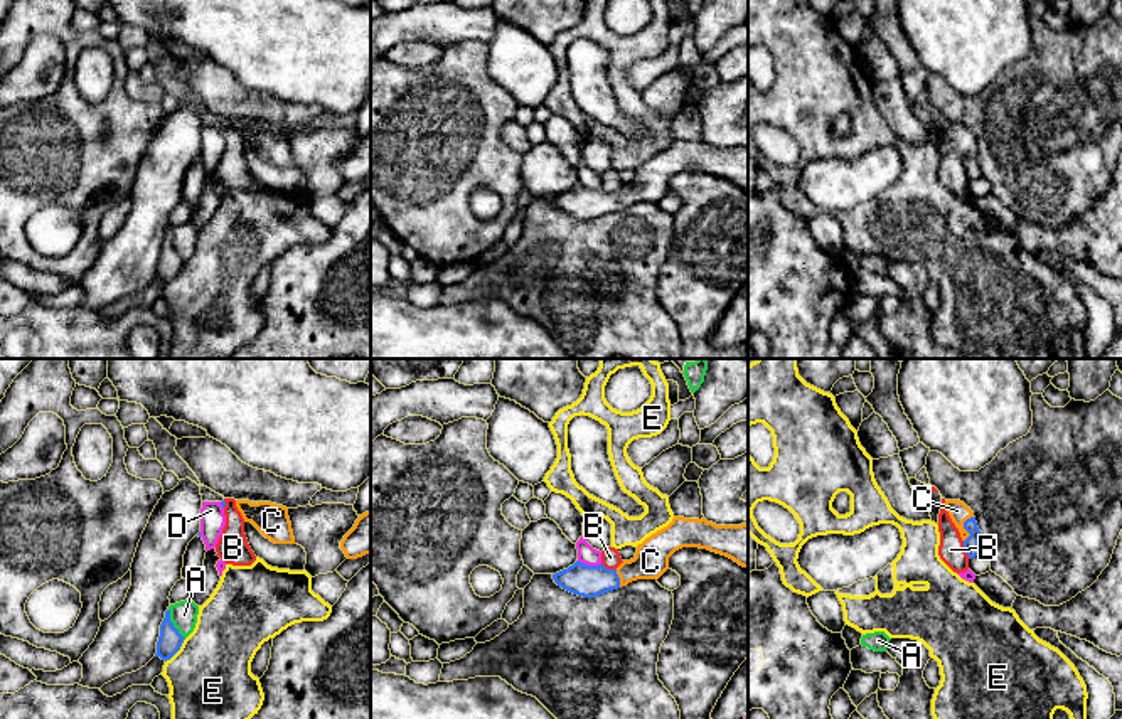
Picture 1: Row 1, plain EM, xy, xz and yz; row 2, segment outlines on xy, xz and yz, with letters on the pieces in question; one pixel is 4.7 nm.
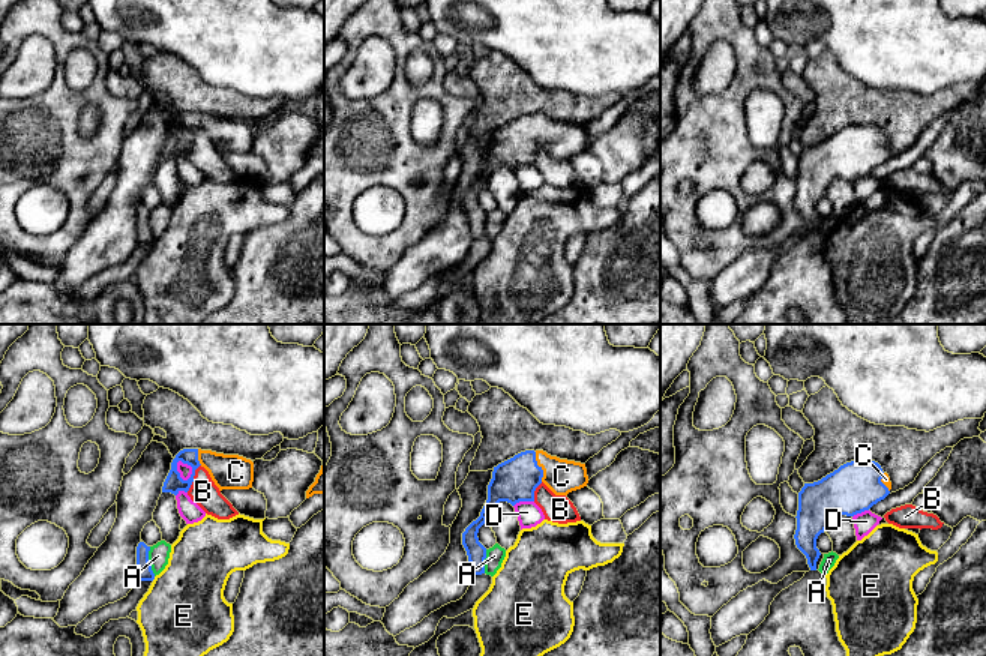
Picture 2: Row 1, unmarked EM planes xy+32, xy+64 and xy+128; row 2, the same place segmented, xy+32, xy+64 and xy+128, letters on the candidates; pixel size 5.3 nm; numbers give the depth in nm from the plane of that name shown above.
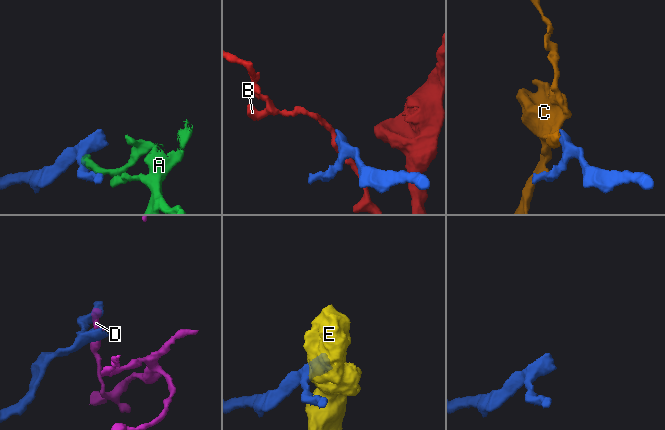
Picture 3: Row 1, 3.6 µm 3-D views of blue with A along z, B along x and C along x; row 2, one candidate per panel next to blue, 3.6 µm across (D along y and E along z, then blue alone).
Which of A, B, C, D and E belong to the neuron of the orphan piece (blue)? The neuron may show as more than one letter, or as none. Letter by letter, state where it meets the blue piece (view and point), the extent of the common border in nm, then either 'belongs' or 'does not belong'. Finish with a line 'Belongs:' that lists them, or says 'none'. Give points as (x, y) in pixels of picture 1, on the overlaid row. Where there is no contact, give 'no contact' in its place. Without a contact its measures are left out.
A: xy (172, 623) | 170 nm | does not belong
B: yz (964, 548) | 100 nm | does not belong
C: yz (964, 527) | 130 nm | belongs
D: xz (590, 566) | 110 nm | does not belong
E: xy (177, 650) | 160 nm | does not belong
Belongs: C

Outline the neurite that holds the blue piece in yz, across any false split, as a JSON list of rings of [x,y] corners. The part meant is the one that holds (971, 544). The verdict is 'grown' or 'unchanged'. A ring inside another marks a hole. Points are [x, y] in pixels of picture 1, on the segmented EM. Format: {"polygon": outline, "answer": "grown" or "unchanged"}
{"polygon": [[[945,500],[945,509],[960,532],[967,556],[972,559],[982,554],[979,544],[982,532],[977,527],[974,512],[960,500]]], "answer": "grown"}

